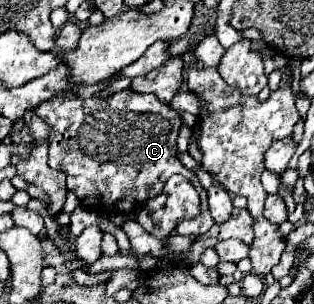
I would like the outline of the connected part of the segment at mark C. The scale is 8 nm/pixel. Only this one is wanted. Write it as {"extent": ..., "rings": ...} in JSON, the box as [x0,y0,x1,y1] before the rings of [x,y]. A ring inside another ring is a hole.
{"extent":[35,91,215,235],"rings":[[[117,91],[109,97],[91,97],[91,99],[63,99],[63,97],[53,97],[49,101],[39,103],[35,109],[37,115],[49,125],[49,165],[57,171],[67,173],[67,191],[73,191],[79,201],[97,211],[97,213],[121,213],[121,215],[131,215],[135,213],[145,201],[153,199],[159,195],[163,189],[163,183],[179,173],[191,185],[199,191],[201,197],[201,215],[195,219],[185,219],[177,225],[179,235],[203,235],[207,233],[215,221],[209,213],[207,207],[207,191],[201,187],[193,171],[189,171],[179,159],[177,159],[177,133],[181,127],[181,115],[171,109],[169,105],[161,103],[155,95],[151,93],[135,93],[135,91]]]}

